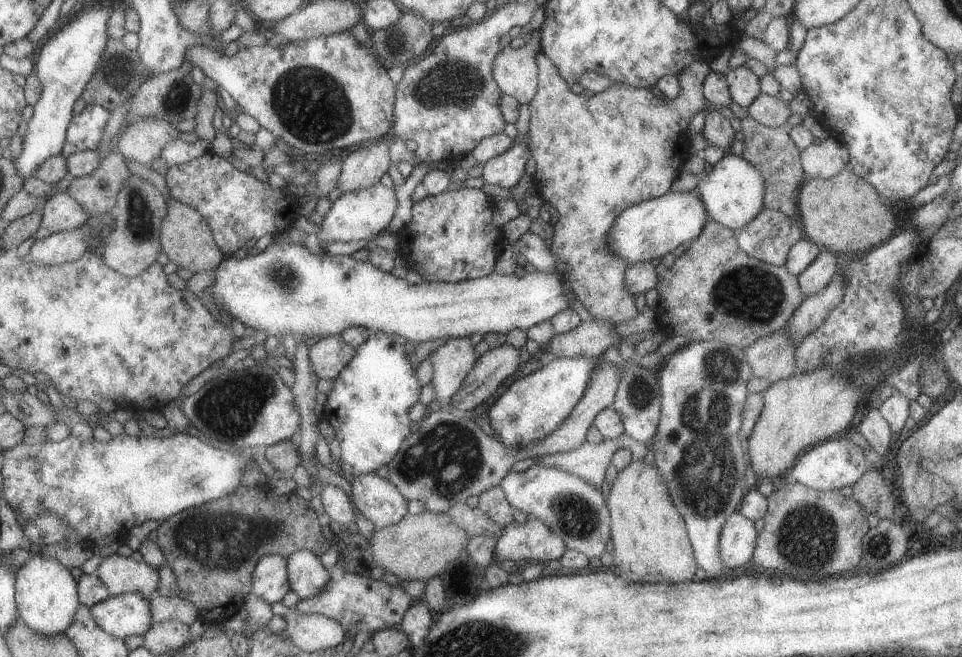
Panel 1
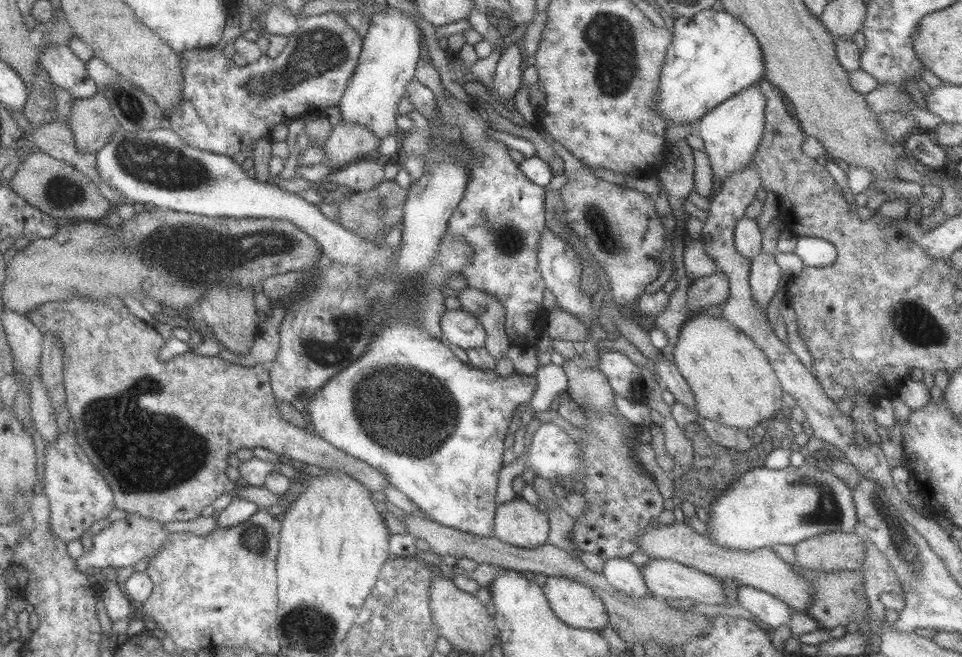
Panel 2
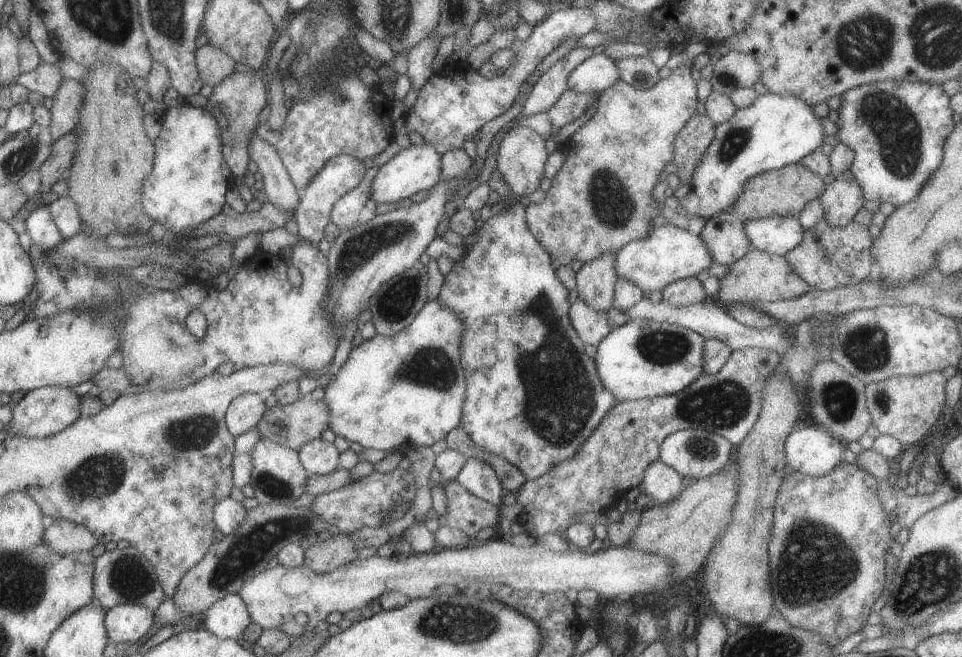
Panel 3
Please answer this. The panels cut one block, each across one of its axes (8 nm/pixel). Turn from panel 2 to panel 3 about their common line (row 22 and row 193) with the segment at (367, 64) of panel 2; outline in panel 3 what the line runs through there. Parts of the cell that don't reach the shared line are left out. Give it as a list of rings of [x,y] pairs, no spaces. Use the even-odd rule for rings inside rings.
[[[429,143],[411,145],[401,149],[393,158],[382,164],[371,179],[369,198],[375,204],[393,203],[410,198],[419,190],[431,189],[440,180],[440,154]]]

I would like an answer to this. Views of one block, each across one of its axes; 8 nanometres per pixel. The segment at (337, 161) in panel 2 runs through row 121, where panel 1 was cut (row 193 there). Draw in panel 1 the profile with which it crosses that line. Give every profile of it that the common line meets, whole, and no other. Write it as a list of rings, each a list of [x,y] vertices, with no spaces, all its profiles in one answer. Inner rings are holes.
[[[375,140],[361,145],[342,158],[337,182],[337,190],[341,194],[379,183],[379,178],[387,172],[391,164],[388,140]]]

